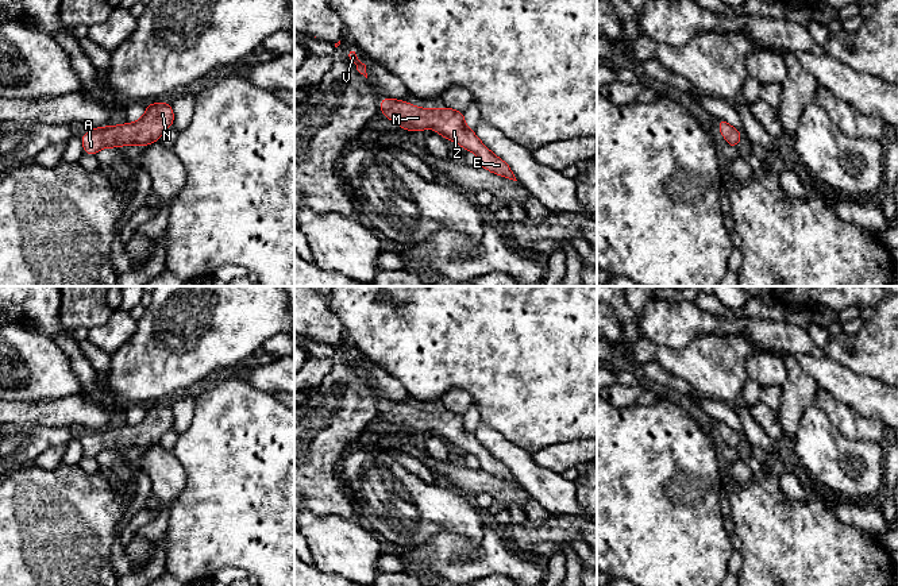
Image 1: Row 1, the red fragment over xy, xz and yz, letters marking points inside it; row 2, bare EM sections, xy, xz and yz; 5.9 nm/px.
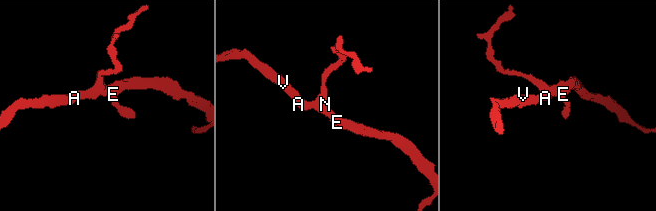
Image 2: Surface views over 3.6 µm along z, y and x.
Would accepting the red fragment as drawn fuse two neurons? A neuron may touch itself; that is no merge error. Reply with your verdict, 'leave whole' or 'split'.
leave whole

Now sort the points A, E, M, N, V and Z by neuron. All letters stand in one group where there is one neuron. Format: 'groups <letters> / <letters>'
groups A E M N V Z

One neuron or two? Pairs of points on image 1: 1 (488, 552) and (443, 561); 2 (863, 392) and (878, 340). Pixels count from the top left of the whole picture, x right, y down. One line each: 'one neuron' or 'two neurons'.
1: one neuron
2: two neurons

